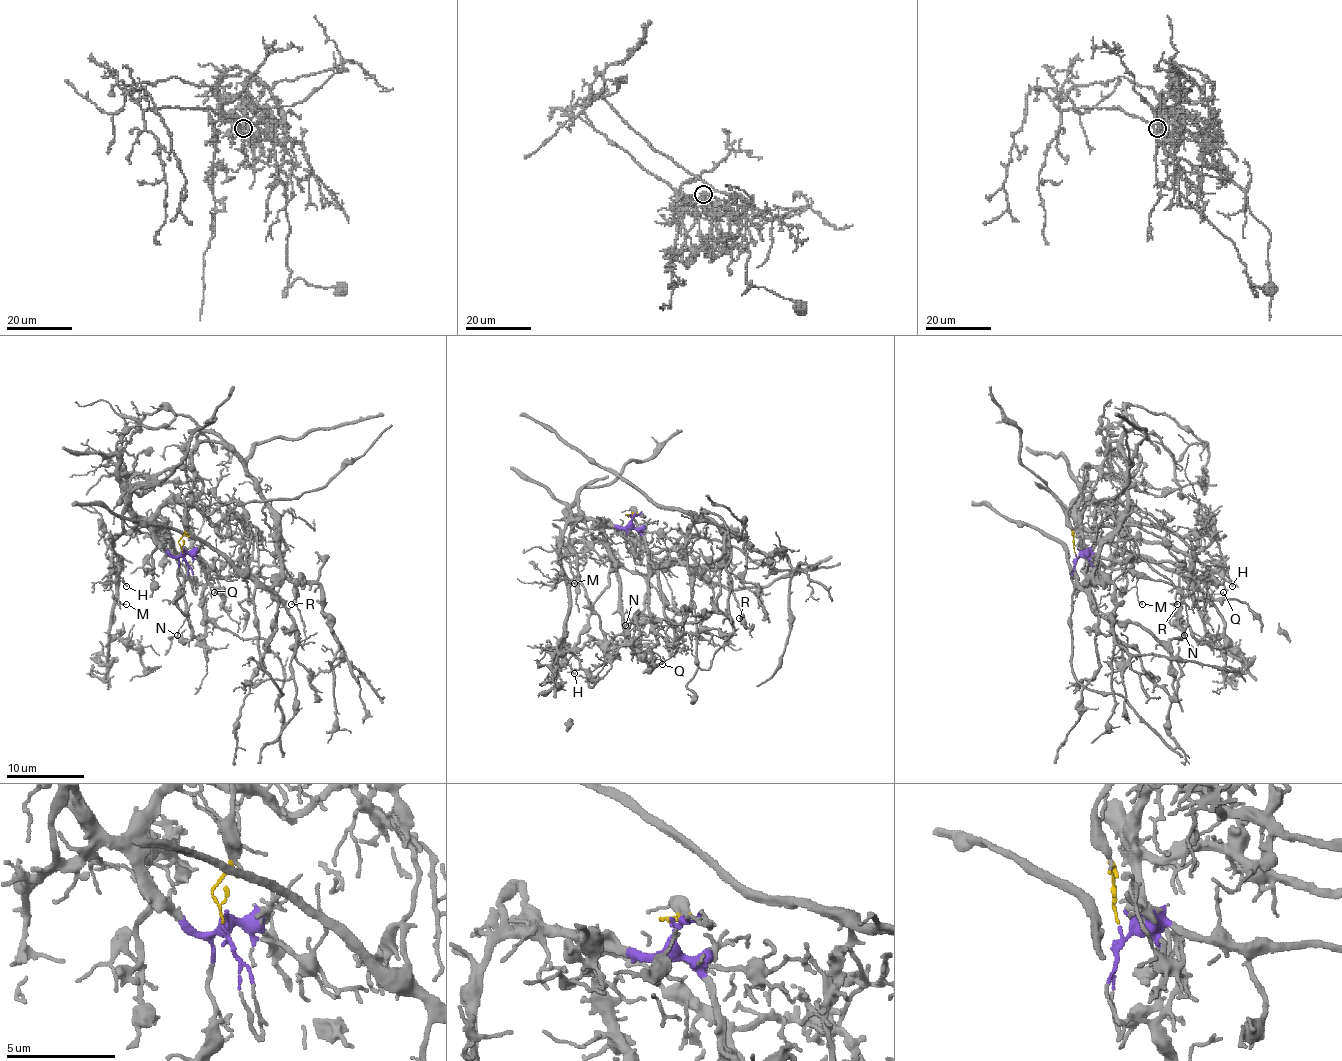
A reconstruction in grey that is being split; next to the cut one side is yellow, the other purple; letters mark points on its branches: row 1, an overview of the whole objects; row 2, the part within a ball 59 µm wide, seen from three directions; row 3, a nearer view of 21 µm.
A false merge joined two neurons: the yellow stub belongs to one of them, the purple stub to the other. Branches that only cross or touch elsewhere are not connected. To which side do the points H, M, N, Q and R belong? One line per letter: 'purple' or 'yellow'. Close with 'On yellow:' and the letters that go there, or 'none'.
H: purple
M: purple
N: purple
Q: purple
R: yellow
On yellow: R

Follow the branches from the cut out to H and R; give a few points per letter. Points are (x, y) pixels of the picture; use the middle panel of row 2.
H: (630, 516), (623, 526), (572, 520), (563, 534), (561, 567), (567, 576), (569, 607), (563, 660), (574, 673)
R: (630, 516), (632, 509), (640, 545), (658, 559), (687, 567), (729, 559), (739, 619)

